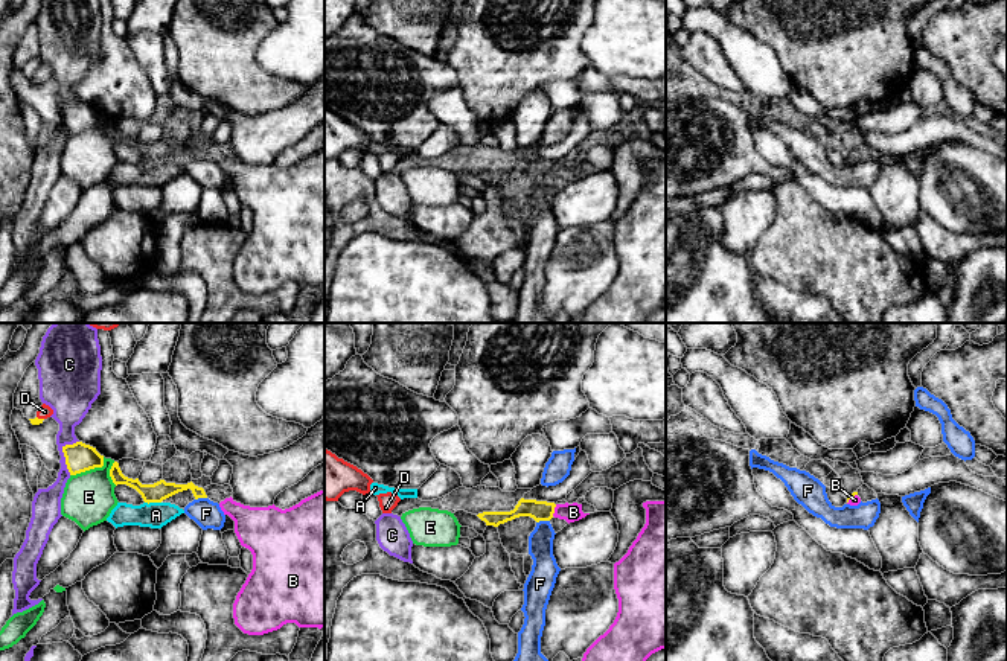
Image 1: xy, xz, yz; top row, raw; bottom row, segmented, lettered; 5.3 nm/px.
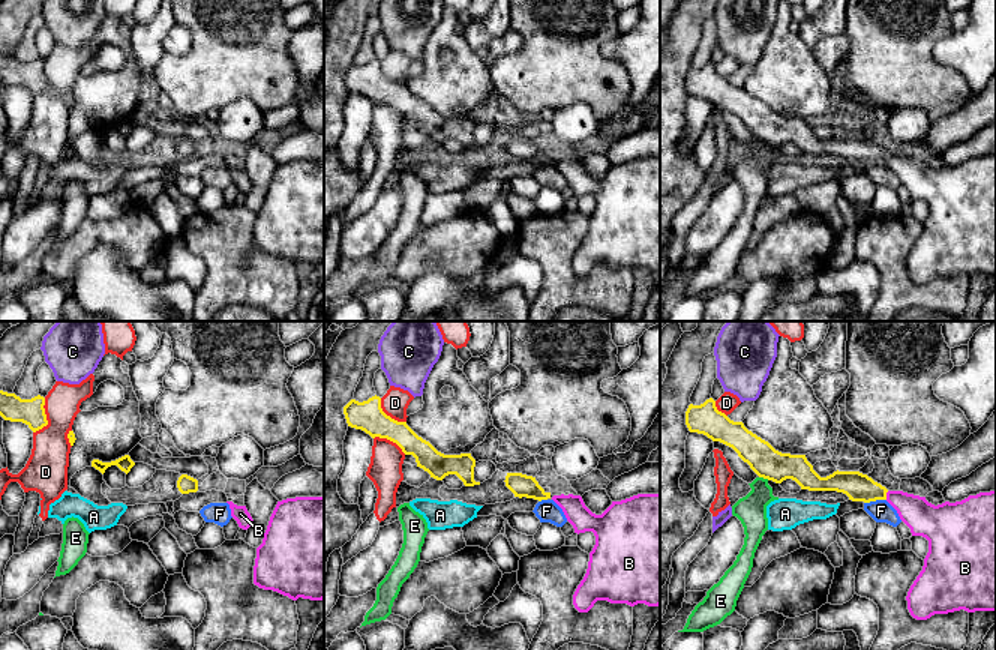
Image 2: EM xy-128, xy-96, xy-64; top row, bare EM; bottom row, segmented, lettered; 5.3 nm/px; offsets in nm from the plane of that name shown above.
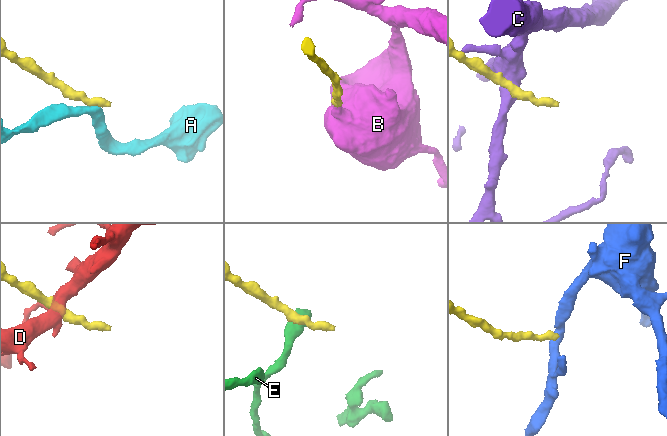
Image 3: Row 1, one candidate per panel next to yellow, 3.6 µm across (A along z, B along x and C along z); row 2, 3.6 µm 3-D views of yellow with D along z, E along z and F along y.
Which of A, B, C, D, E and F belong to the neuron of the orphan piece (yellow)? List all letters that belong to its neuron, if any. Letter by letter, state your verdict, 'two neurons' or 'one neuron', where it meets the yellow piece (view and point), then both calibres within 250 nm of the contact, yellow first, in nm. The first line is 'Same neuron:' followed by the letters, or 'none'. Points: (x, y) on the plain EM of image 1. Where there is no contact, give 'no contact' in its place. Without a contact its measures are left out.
Same neuron: B
A: two neurons; meets yellow in xy at (153, 160); 100 nm thick on the yellow side, 140 nm on the other
B: one neuron; meets yellow in xz at (553, 169); 110 nm thick on the yellow side, 100 nm on the other
C: two neurons; meets yellow in xy at (64, 113); 160 nm thick on the yellow side, 180 nm on the other
D: two neurons; meets yellow in xy at (40, 78); 40 nm thick on the yellow side, 70 nm on the other
E: two neurons; meets yellow in xy at (90, 127); 160 nm thick on the yellow side, 280 nm on the other
F: two neurons; meets yellow in xz at (543, 178); 110 nm thick on the yellow side, 130 nm on the other

